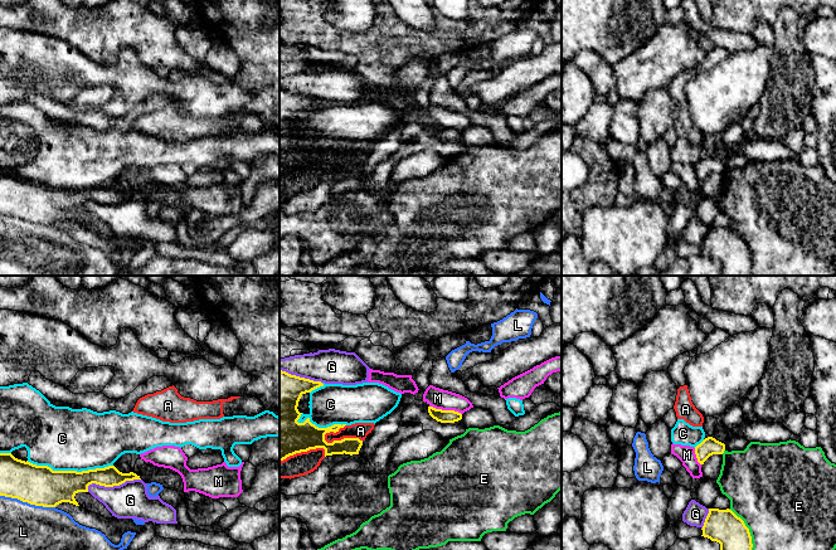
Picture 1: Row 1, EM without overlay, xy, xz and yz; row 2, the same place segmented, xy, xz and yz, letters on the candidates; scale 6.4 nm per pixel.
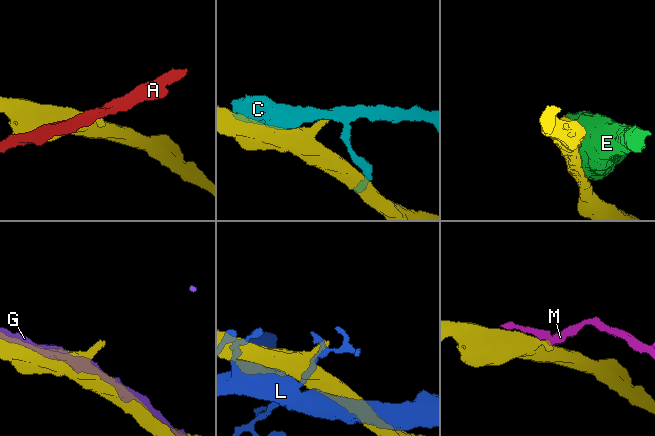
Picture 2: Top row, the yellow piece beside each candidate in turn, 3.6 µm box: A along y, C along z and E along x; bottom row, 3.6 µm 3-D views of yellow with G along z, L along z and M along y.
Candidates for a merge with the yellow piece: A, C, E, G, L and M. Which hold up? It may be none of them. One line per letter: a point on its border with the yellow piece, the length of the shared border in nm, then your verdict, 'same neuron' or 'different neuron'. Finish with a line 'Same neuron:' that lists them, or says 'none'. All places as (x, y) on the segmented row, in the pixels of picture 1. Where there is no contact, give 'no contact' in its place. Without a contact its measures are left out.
A: xz (341, 439) | 260 nm | different neuron
C: xy (69, 471) | 550 nm | different neuron
E: yz (747, 527) | 300 nm | different neuron
G: xy (111, 486) | 360 nm | different neuron
L: xy (28, 502) | 360 nm | different neuron
M: xz (446, 410) | 220 nm | different neuron
Same neuron: none

